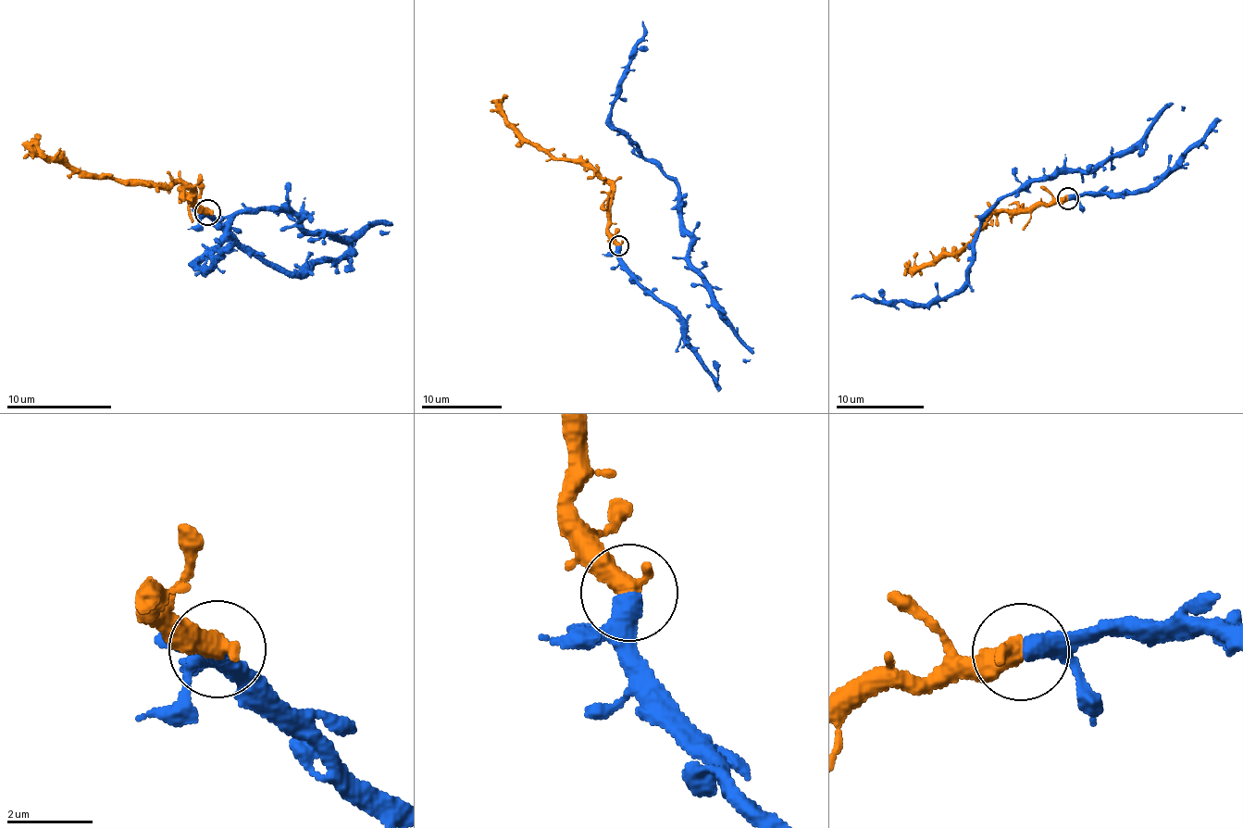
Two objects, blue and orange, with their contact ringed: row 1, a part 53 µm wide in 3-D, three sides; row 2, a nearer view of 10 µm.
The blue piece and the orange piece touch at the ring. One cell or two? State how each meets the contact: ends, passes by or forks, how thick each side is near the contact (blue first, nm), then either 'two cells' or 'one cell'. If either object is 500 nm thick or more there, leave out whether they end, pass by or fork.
280 nm thick on the blue side, 500 nm on the other; one cell

